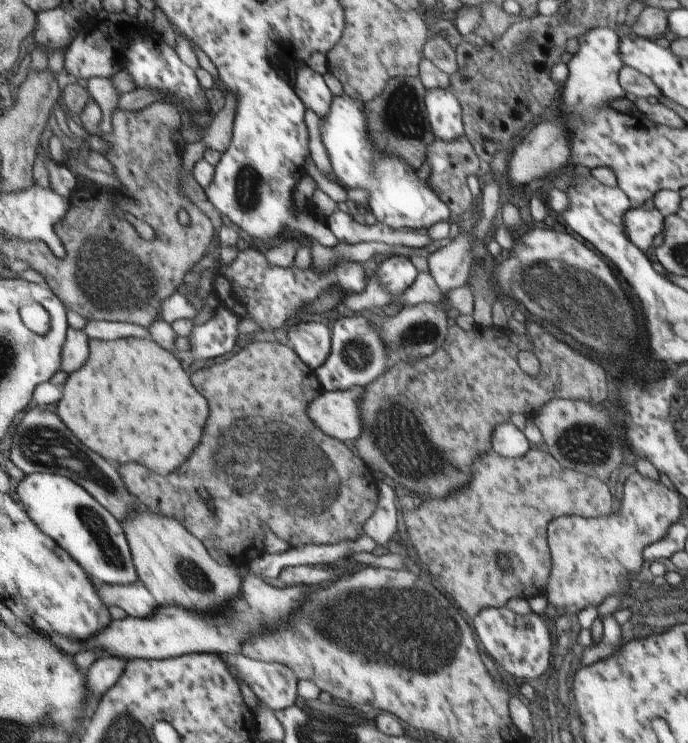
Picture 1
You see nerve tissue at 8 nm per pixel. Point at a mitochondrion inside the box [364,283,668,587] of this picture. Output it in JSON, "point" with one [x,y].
{"point":[394,432]}

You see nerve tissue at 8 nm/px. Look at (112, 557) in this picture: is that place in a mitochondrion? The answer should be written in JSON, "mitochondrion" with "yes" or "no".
{"mitochondrion":"yes"}

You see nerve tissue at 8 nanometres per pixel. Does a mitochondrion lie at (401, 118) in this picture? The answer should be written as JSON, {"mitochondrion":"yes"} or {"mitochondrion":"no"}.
{"mitochondrion":"yes"}

